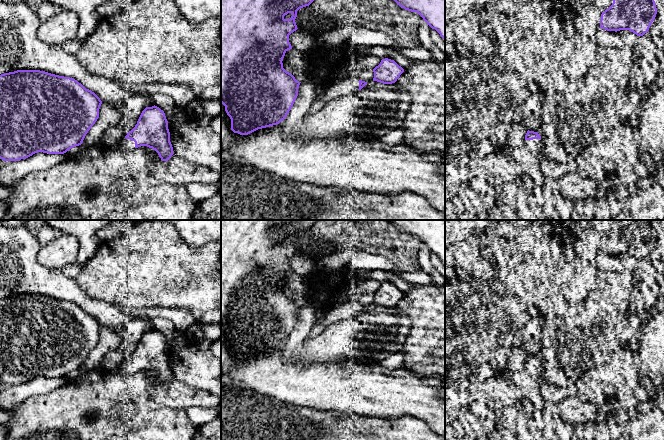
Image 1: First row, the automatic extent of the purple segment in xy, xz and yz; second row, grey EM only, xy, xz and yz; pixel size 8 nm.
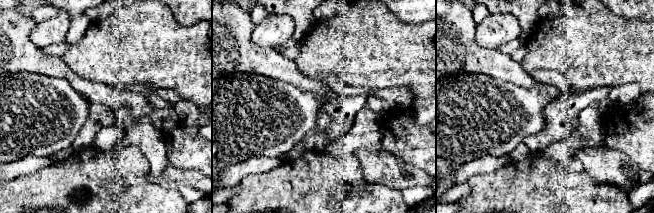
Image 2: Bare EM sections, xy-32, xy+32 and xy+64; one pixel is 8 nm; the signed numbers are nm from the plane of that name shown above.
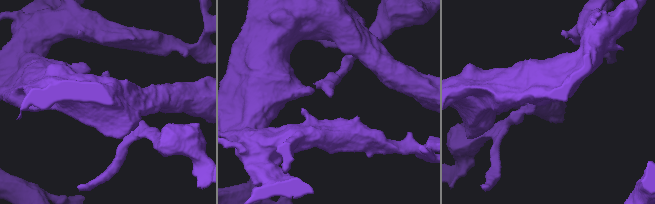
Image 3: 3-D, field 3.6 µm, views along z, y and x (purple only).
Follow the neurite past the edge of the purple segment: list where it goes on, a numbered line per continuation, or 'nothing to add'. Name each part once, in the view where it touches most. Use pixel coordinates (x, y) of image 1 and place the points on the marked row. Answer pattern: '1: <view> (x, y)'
1: xy (126, 144)

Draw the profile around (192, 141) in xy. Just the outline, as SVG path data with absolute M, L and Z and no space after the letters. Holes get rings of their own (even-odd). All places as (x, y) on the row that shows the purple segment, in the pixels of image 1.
M180 108L169 120L168 129L175 155L189 163L206 167L221 177L221 136L214 132L209 124L203 125L194 114Z

